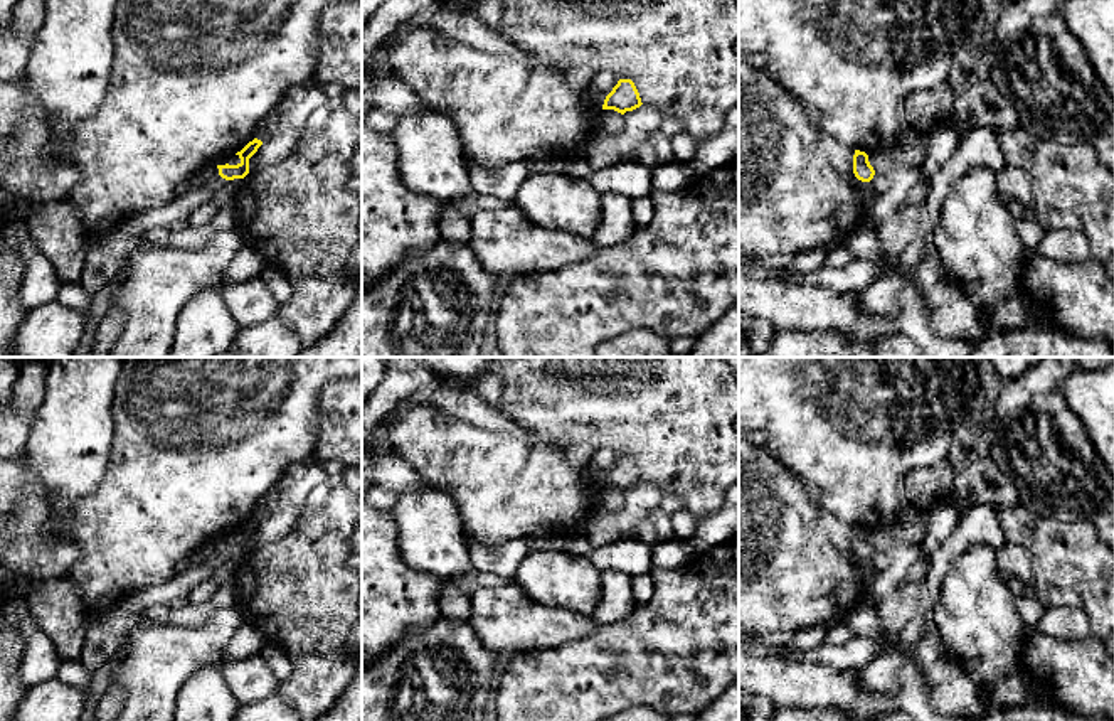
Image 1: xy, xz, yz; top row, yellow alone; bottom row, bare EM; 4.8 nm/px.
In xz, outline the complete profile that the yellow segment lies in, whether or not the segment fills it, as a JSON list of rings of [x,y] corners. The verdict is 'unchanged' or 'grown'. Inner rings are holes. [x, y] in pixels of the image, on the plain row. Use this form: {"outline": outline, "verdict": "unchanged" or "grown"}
{"outline": [[[619,457],[613,468],[606,473],[602,487],[614,487],[621,492],[639,485],[641,475],[631,457]]], "verdict": "unchanged"}

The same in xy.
{"outline": [[[257,515],[249,519],[241,529],[236,531],[241,536],[237,542],[217,542],[219,553],[225,558],[244,556],[249,551],[249,536],[257,529],[261,522],[263,519]]], "verdict": "unchanged"}

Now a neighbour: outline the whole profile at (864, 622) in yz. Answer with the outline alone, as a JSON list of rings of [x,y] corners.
[[[862,605],[853,608],[848,613],[846,625],[853,637],[883,638],[887,635],[875,606]]]

